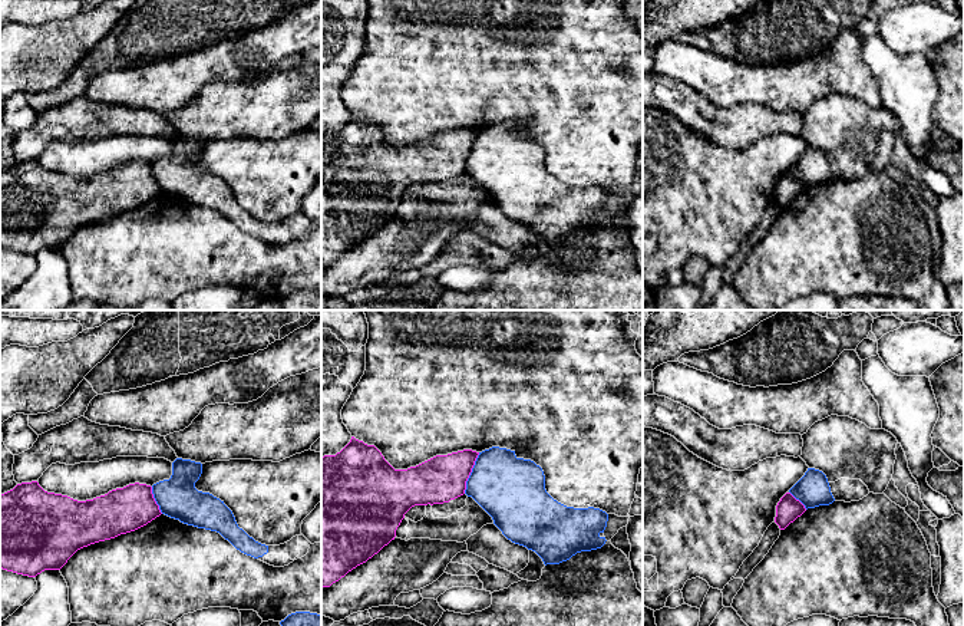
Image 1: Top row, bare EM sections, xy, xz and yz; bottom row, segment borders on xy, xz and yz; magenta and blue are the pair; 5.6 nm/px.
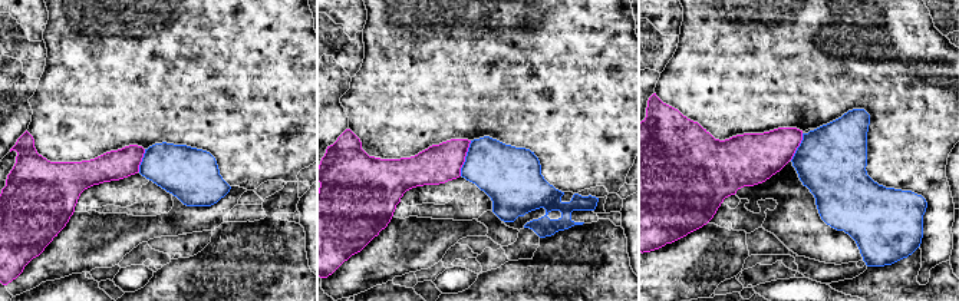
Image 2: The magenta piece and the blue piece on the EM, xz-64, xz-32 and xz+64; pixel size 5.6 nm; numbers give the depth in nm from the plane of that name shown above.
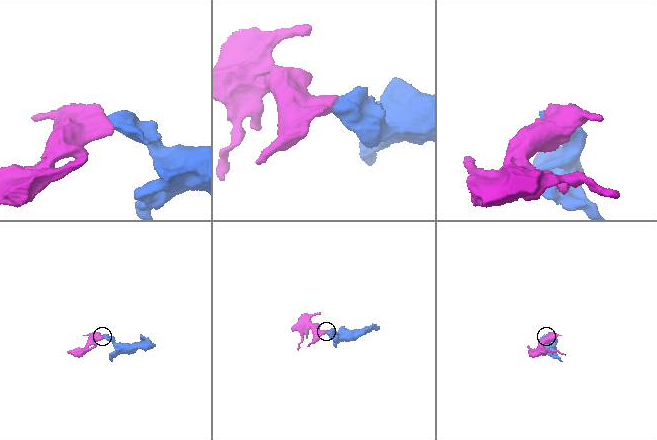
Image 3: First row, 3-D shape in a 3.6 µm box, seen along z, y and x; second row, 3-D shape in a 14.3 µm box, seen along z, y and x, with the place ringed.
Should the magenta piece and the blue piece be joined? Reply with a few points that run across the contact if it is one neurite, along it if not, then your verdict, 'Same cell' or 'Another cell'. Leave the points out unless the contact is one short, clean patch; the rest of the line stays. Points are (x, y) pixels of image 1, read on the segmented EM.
Line: xz (479, 452), (464, 493). Another cell

